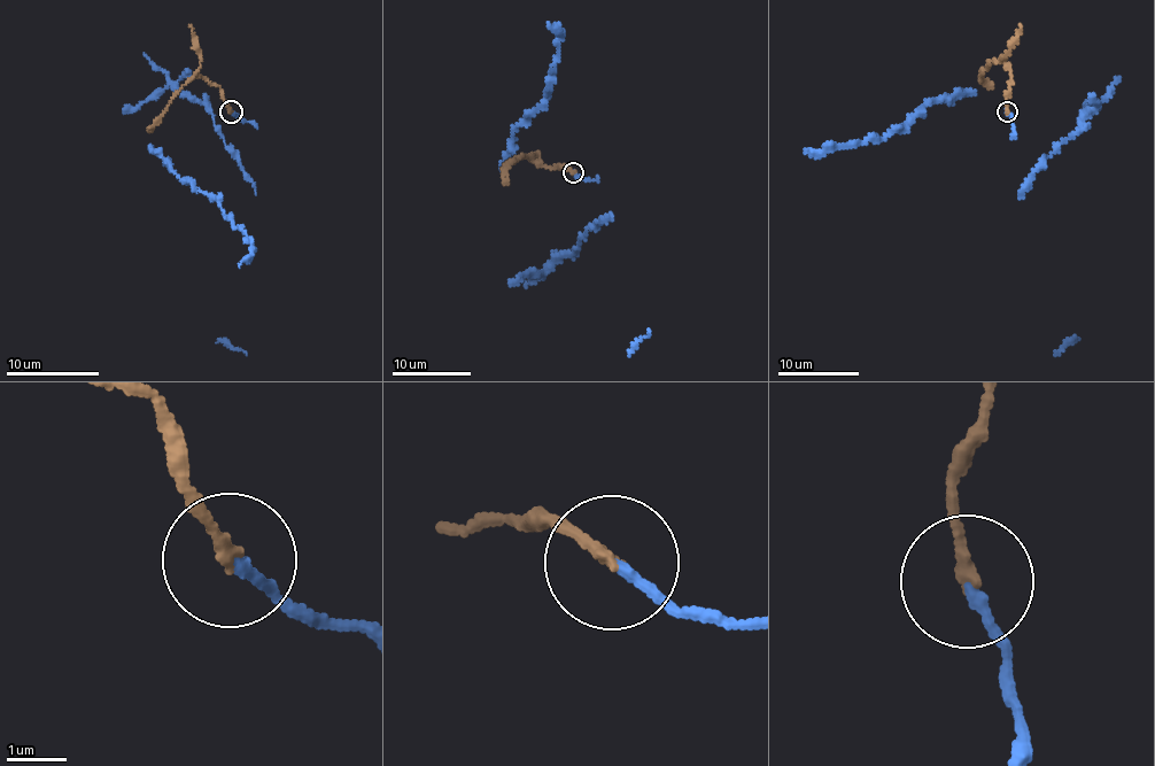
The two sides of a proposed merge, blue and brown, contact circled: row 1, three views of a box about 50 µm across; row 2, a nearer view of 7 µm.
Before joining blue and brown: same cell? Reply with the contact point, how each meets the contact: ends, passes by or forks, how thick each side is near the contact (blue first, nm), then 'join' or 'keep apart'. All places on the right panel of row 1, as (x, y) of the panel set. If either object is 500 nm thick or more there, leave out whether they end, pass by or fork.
(1007, 111) | blue ends | brown ends | 170/190 nm | keep apart

